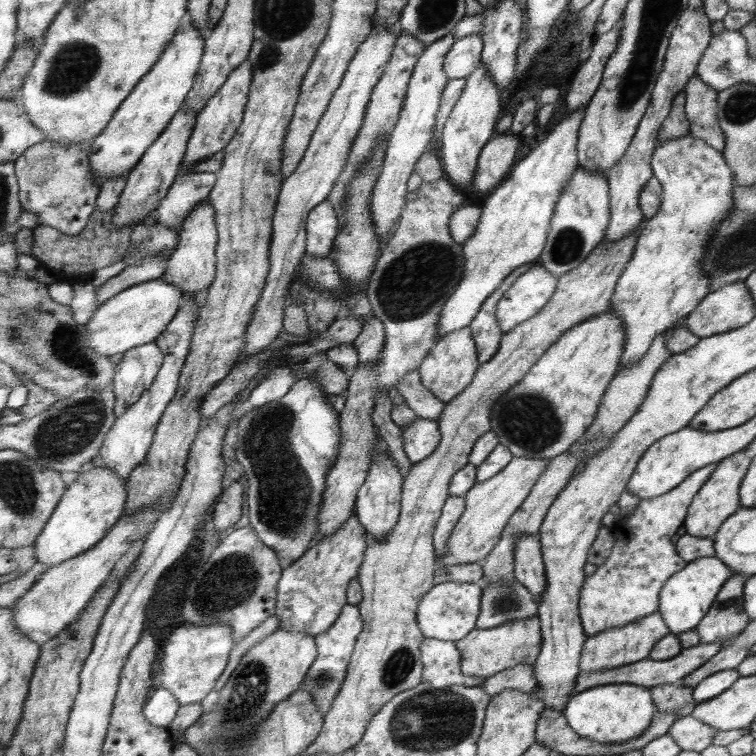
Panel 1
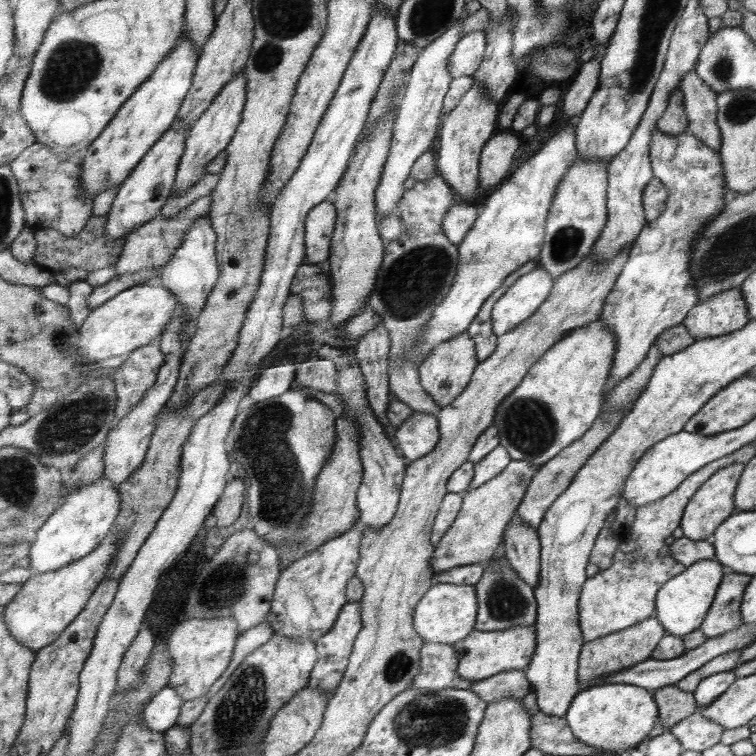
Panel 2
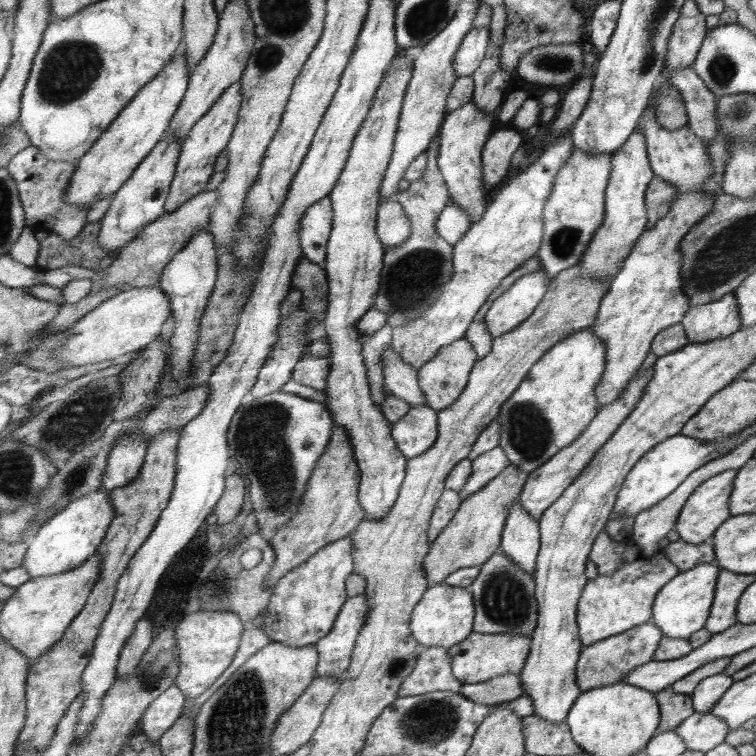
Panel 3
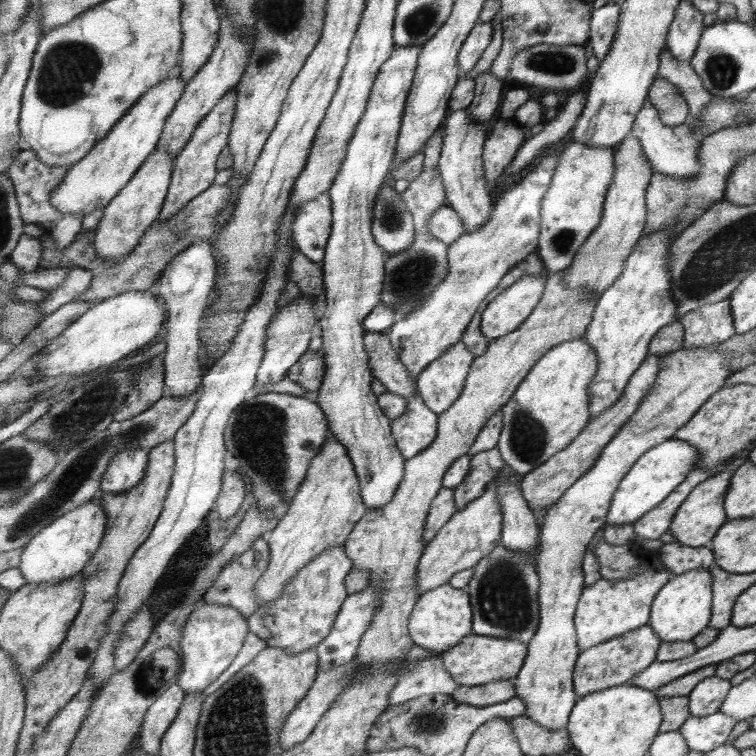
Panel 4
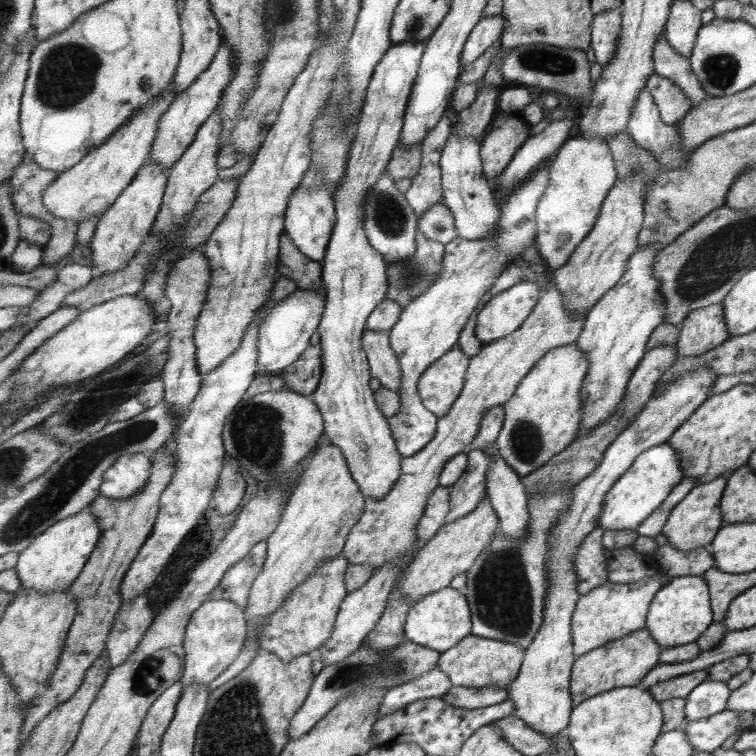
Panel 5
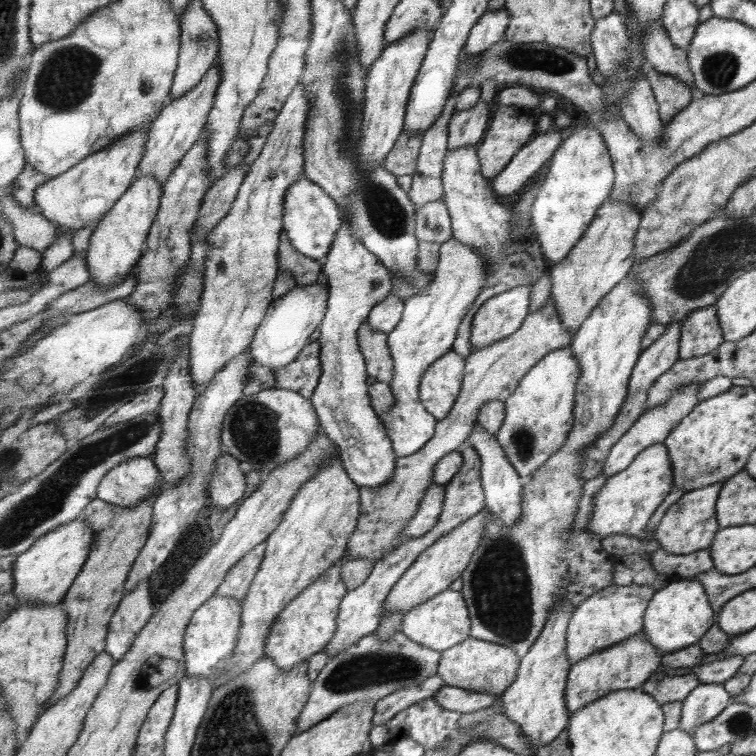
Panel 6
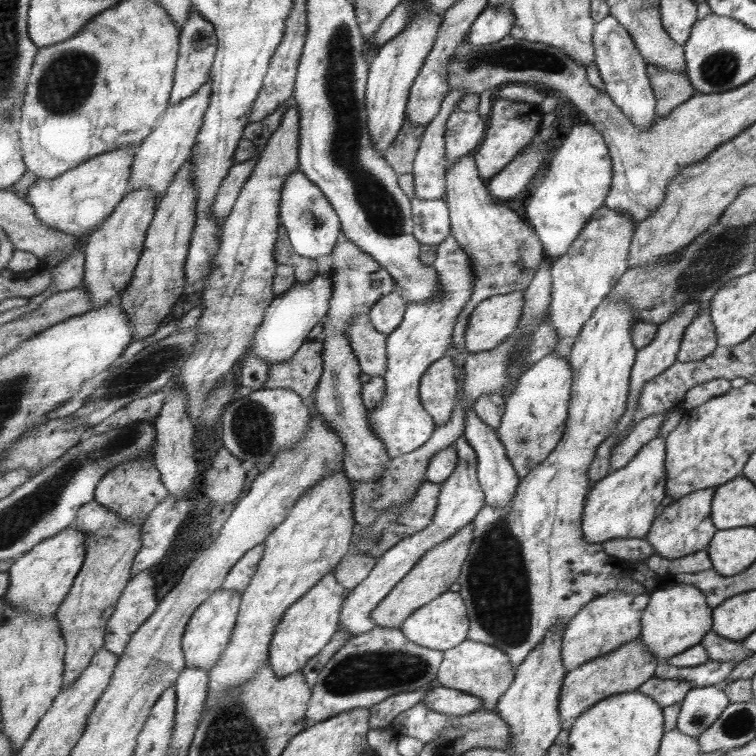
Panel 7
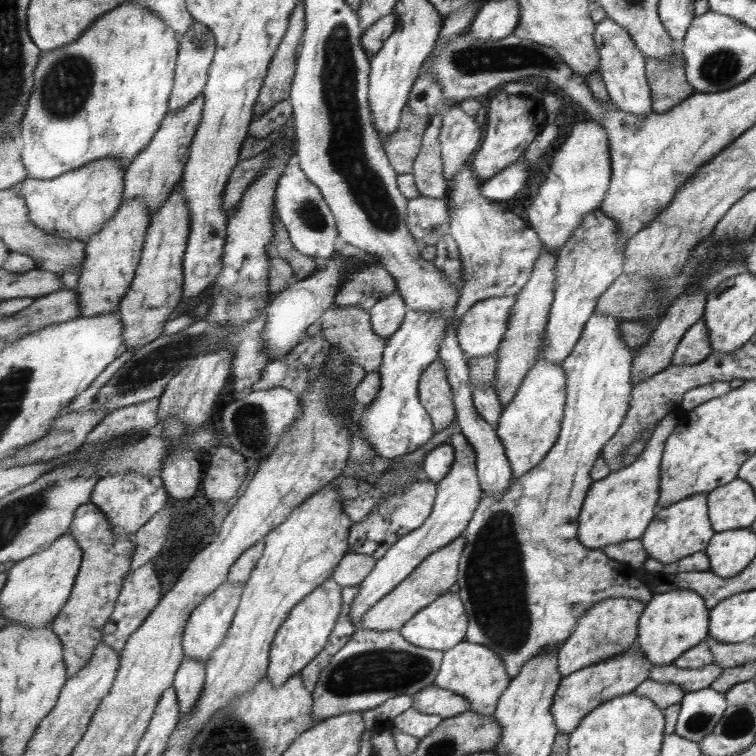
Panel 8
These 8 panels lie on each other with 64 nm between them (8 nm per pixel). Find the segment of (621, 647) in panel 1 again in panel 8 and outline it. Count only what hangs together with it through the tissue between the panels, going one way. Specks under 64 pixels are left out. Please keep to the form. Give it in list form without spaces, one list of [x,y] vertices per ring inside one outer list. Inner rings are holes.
[[[637,640],[624,653],[565,677],[564,681],[560,682],[560,688],[557,689],[552,706],[552,713],[555,714],[560,732],[570,735],[580,725],[583,718],[595,710],[598,705],[624,694],[633,693],[642,682],[649,680],[651,667],[652,663],[649,662]]]

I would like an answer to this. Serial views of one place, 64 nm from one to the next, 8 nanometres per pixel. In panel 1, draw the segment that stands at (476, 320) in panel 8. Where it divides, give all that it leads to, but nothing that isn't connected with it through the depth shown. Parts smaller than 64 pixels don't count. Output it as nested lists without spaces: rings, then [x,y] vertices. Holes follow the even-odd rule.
[[[540,263],[521,275],[497,304],[497,318],[503,332],[508,333],[539,314],[552,300],[559,281]]]

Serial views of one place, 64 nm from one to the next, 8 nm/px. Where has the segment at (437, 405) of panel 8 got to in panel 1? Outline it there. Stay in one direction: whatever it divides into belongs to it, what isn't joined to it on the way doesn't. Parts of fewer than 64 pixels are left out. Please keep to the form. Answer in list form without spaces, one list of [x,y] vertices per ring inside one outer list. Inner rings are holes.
[[[468,326],[441,338],[428,352],[428,357],[421,363],[419,371],[422,383],[447,404],[472,384],[480,365],[476,339]]]

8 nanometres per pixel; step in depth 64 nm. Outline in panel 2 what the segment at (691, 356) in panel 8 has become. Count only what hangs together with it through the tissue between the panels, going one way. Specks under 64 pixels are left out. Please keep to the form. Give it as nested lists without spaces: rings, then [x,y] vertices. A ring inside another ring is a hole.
[[[736,286],[697,302],[680,323],[696,341],[739,330],[747,321],[745,301]]]

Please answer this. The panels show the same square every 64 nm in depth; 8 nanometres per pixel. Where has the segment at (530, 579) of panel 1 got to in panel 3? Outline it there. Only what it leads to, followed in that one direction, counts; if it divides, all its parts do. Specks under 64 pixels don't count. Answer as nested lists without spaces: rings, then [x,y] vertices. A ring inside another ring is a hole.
[[[520,500],[515,501],[505,523],[501,551],[535,576],[540,548],[540,521],[526,512]]]

